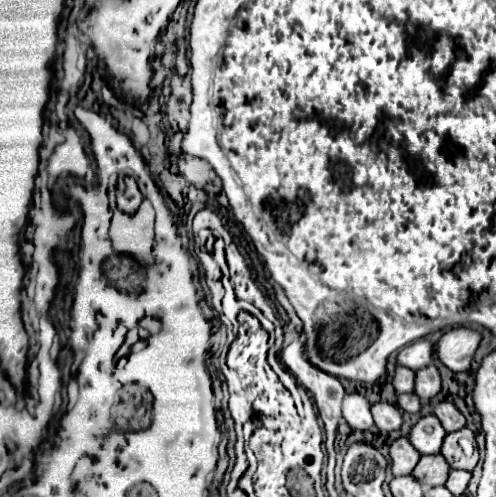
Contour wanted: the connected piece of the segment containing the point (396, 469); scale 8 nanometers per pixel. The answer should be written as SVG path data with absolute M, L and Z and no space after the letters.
M406 436L392 442L390 456L392 456L392 474L394 476L410 474L420 460L420 452L408 442Z

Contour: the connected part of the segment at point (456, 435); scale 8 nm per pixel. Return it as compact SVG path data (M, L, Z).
M462 428L462 430L448 434L442 444L442 456L446 458L450 468L472 472L480 458L474 432L470 428Z

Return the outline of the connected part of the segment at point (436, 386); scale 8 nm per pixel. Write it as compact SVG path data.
M428 364L426 368L416 372L416 388L414 392L422 398L422 400L430 400L434 398L438 392L442 390L440 384L440 372L434 364Z

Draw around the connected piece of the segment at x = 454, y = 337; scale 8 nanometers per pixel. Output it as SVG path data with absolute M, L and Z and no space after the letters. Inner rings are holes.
M452 328L448 330L438 342L438 358L446 364L452 372L466 372L470 370L472 356L480 344L480 332L472 328Z

